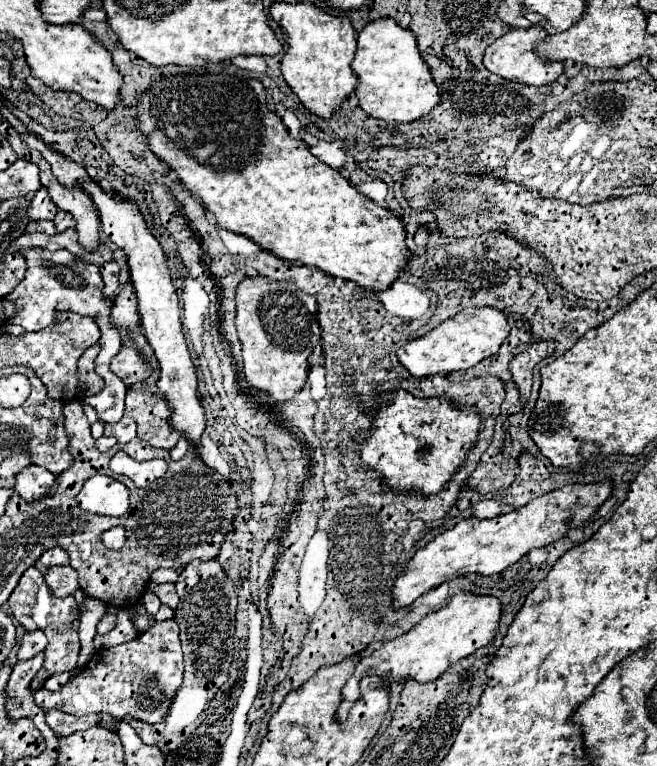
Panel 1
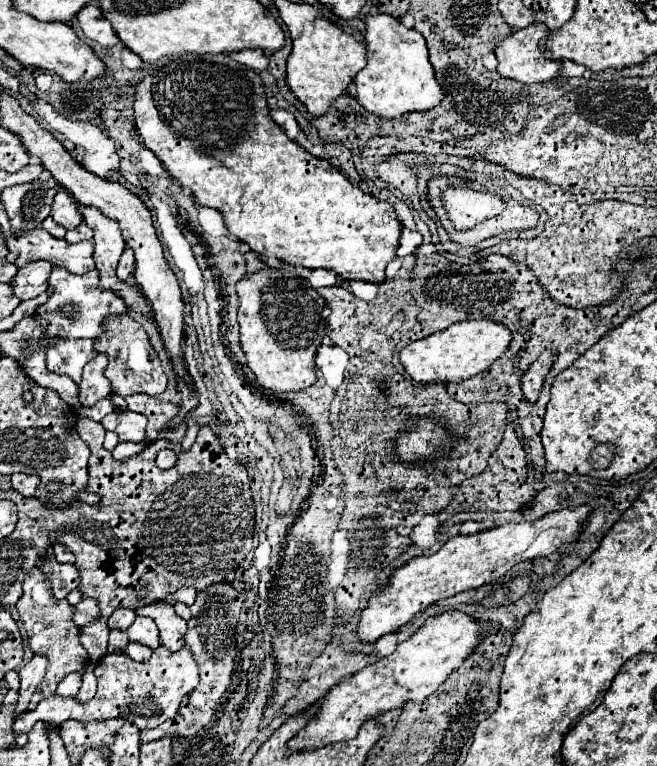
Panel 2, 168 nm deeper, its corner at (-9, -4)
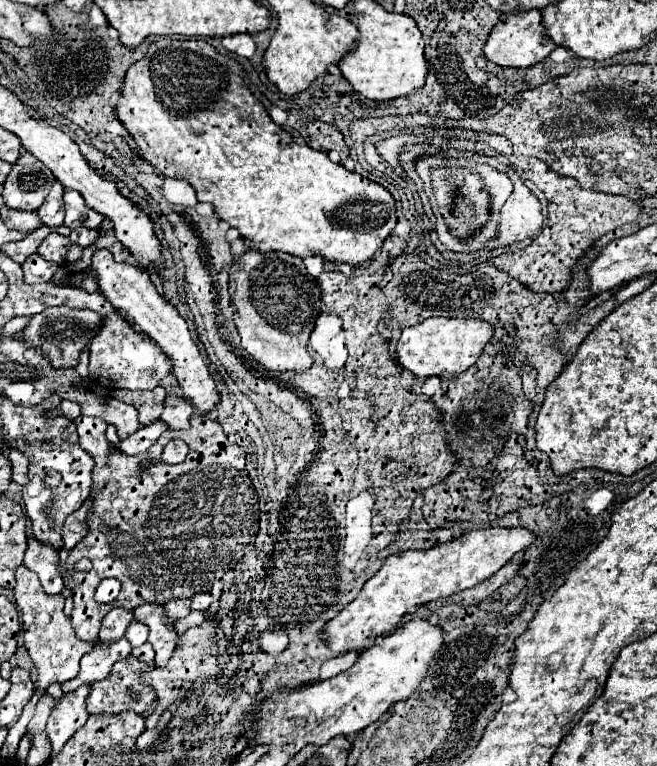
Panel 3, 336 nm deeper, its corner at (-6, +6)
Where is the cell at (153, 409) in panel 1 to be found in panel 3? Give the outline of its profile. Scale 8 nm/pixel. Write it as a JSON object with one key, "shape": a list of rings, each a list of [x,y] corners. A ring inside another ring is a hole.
{"shape":[[[162,386],[154,390],[114,390],[114,398],[134,406],[138,410],[138,420],[142,426],[156,422],[164,408],[166,390]]]}

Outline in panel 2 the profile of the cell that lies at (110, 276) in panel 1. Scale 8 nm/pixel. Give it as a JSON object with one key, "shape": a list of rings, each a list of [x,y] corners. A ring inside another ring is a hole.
{"shape":[[[125,248],[123,254],[121,254],[121,260],[119,260],[119,266],[117,266],[117,276],[125,282],[129,278],[129,274],[133,272],[133,268],[135,268],[133,250],[131,248]]]}

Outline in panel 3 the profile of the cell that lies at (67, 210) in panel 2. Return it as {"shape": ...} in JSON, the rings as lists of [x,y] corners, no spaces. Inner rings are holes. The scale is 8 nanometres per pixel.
{"shape":[[[66,190],[64,192],[64,206],[66,206],[66,218],[64,218],[64,224],[68,228],[88,228],[88,230],[98,230],[104,216],[86,208],[82,196],[78,196],[78,192],[70,192]]]}

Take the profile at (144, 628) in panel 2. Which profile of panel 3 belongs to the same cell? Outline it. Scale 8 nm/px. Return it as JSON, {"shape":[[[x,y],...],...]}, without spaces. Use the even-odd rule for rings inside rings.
{"shape":[[[132,622],[126,630],[126,640],[136,648],[136,646],[142,646],[146,640],[148,640],[148,628],[140,622]]]}

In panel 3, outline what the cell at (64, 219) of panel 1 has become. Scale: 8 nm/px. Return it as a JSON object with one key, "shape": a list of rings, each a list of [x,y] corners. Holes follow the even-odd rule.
{"shape":[[[76,228],[76,230],[72,230],[72,234],[70,234],[70,242],[72,242],[72,244],[78,244],[78,246],[82,246],[82,248],[92,246],[92,244],[96,242],[96,238],[98,238],[98,232],[96,232],[96,230],[86,230],[86,228]]]}

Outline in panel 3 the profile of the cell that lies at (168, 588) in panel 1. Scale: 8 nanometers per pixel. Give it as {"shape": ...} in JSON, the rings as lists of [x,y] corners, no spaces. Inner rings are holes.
{"shape":[[[172,600],[164,606],[164,612],[168,618],[172,620],[178,620],[178,618],[184,618],[190,614],[190,600]]]}

